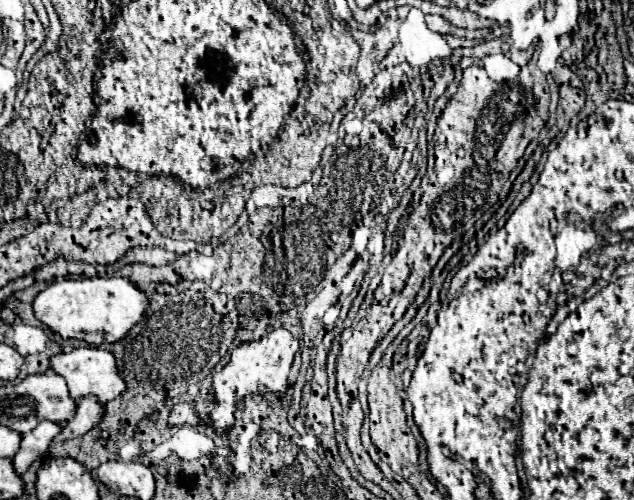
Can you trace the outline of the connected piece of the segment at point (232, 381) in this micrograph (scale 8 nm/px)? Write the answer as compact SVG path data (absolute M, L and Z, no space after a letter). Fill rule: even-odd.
M278 328L258 340L250 340L240 344L234 352L230 362L218 370L212 378L212 398L214 398L214 410L206 414L206 422L214 428L216 434L228 432L236 424L236 410L242 398L254 396L254 394L282 394L288 388L288 374L294 360L294 354L298 350L298 340L286 330Z

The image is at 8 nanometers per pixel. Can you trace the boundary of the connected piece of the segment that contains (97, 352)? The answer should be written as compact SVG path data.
M82 346L72 352L56 354L50 358L50 368L68 382L68 392L74 400L92 394L100 400L100 404L106 404L106 402L114 400L116 396L120 396L124 390L124 380L116 372L116 362L114 362L112 352L102 350L102 348Z

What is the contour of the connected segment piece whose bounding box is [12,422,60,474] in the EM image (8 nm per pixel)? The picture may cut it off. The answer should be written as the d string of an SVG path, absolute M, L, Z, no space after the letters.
M40 422L32 432L24 434L22 440L20 440L20 448L18 448L18 452L14 454L14 458L12 458L14 470L16 470L18 474L24 474L24 472L30 468L30 464L48 450L52 438L54 438L58 432L60 432L58 424Z

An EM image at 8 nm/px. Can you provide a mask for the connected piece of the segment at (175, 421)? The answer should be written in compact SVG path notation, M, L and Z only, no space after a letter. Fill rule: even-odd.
M178 402L172 410L170 410L170 416L168 416L168 426L182 426L182 424L188 424L188 426L196 426L200 422L200 414L196 412L196 402Z

